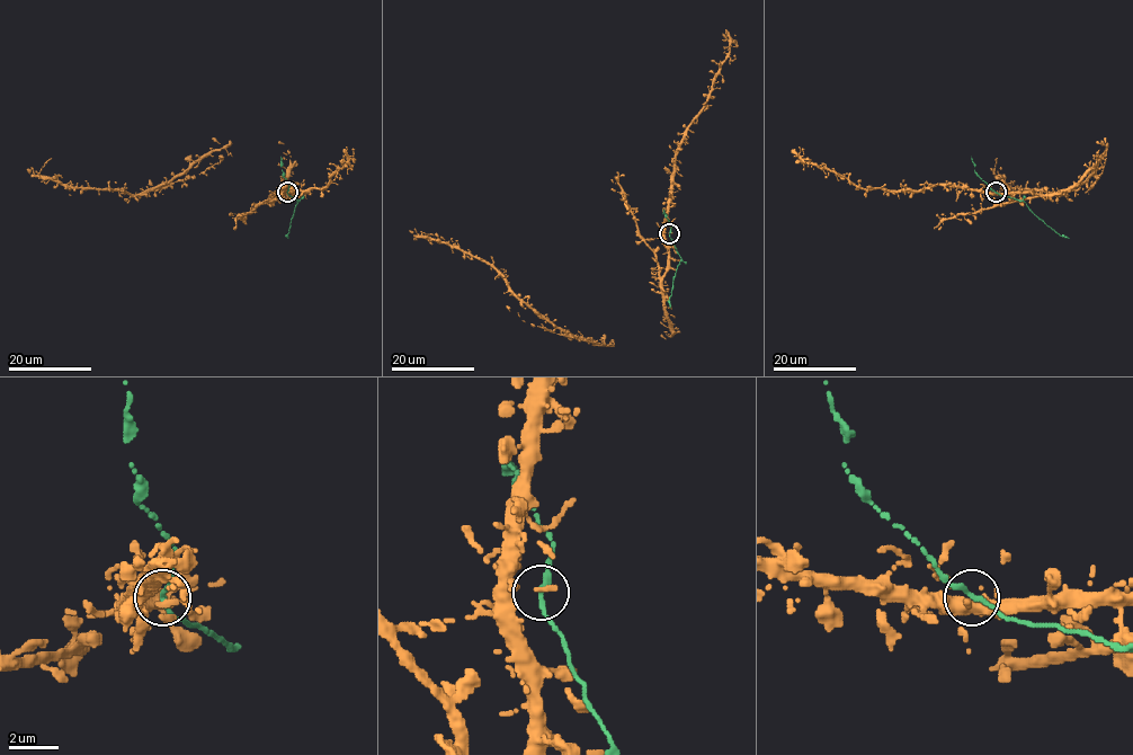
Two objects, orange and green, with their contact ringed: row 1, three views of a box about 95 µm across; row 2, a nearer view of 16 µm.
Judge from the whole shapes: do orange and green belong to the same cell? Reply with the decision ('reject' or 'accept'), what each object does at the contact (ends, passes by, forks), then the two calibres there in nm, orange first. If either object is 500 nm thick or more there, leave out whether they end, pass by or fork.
accept; orange ends; green passes by; calibres 240 and 200 nm

